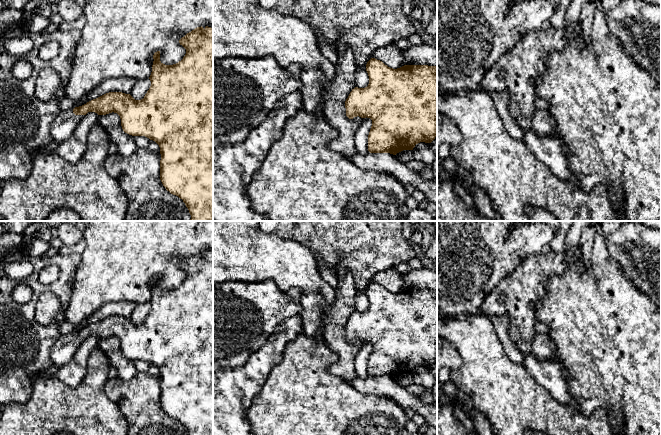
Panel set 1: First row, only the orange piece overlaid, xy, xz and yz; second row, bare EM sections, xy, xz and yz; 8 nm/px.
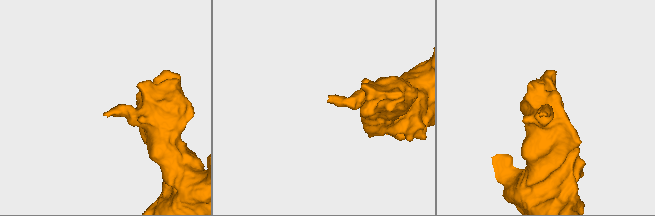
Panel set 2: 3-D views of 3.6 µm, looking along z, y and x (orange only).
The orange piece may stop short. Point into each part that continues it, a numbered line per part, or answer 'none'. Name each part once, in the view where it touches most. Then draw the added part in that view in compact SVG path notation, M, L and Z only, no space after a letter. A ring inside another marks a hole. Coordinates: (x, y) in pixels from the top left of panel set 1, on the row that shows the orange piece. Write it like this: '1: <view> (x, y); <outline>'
1: xy (62, 127); M73 109L61 111L51 126L51 140L56 143L65 141L77 127L84 115L75 115Z

